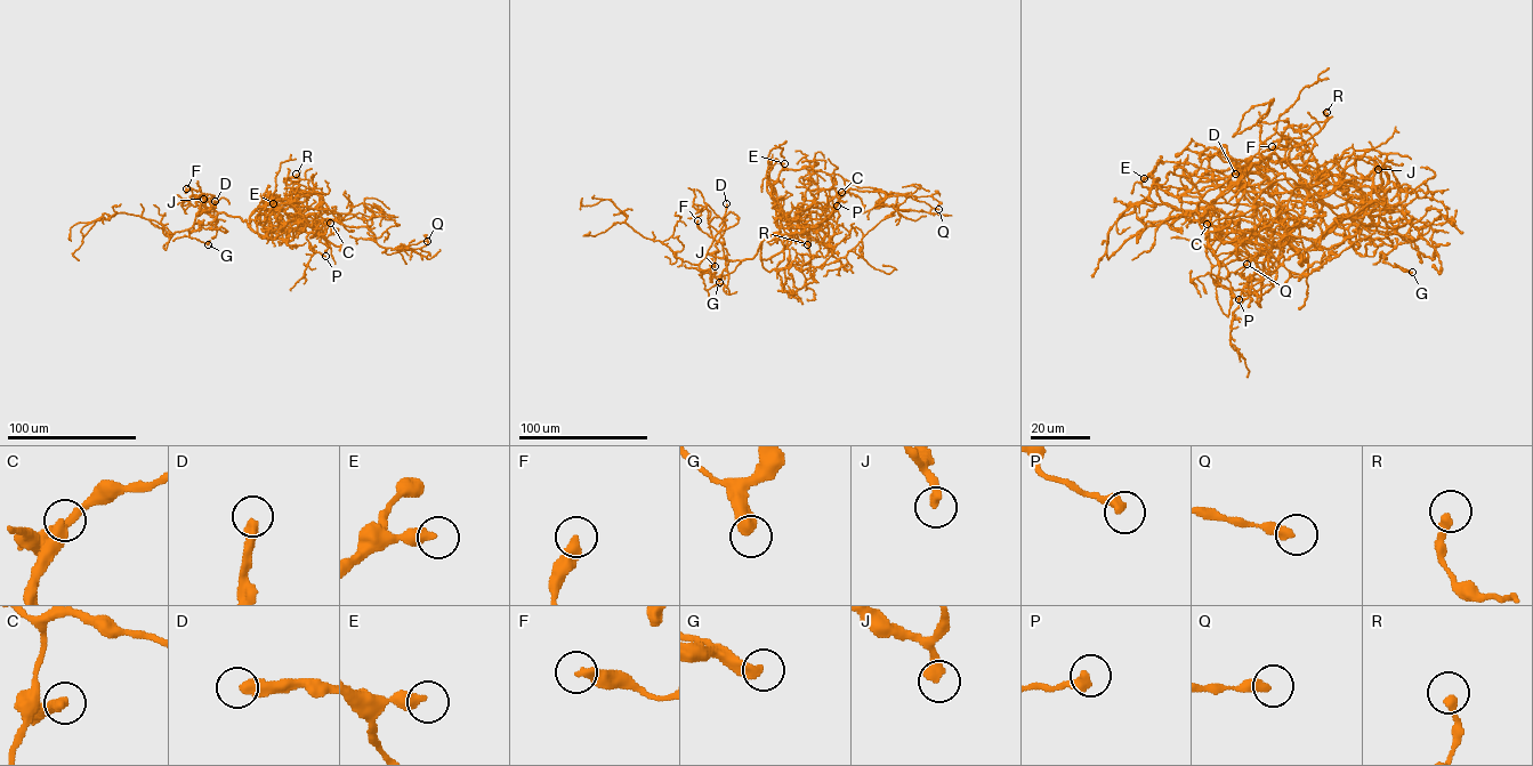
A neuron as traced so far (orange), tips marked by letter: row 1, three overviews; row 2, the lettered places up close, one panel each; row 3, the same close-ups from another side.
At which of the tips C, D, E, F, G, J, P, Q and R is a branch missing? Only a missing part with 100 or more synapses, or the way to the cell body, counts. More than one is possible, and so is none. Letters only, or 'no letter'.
C, D

